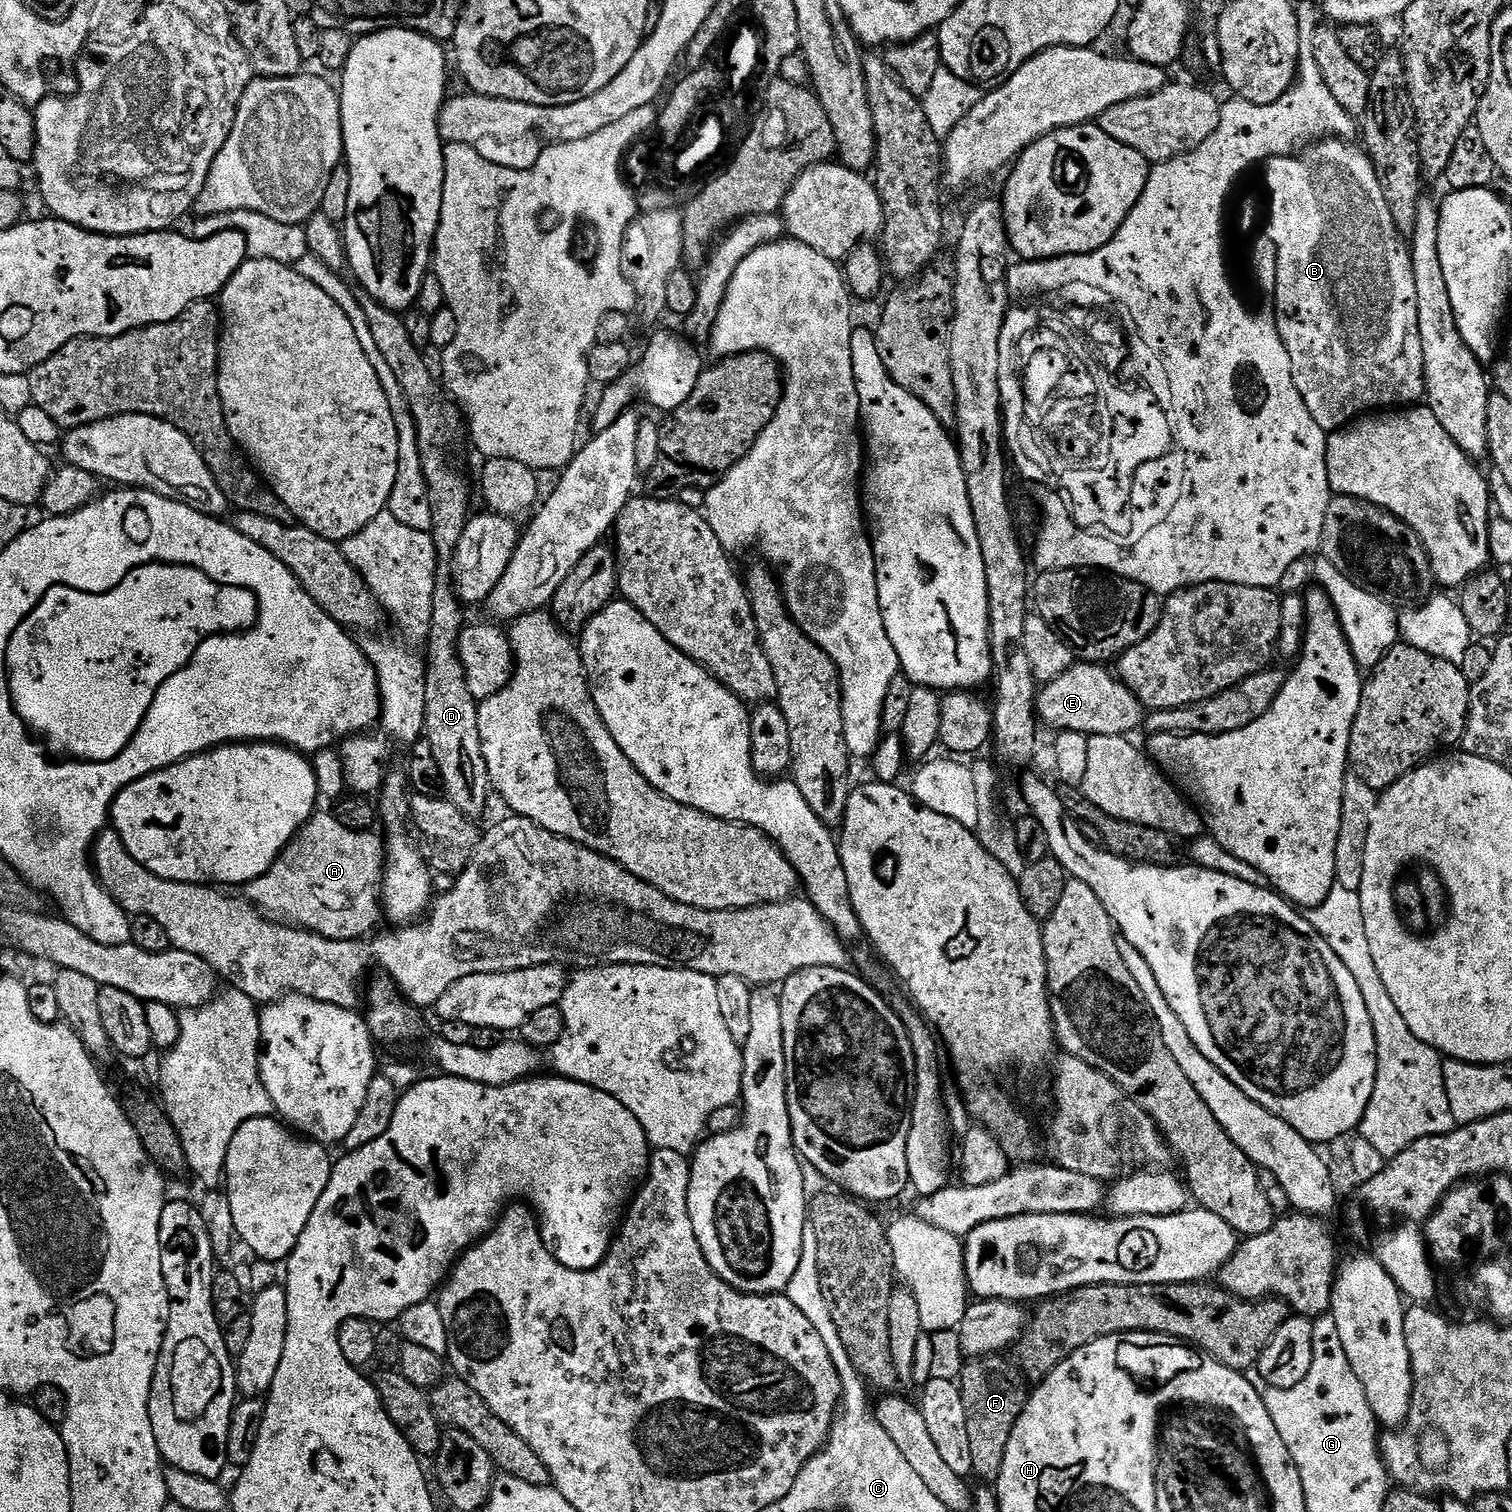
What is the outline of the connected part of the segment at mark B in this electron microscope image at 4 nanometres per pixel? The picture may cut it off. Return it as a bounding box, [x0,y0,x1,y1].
[1266,140,1416,434]

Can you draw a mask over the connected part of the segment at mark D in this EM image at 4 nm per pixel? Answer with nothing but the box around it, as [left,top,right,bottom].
[359,298,490,821]

